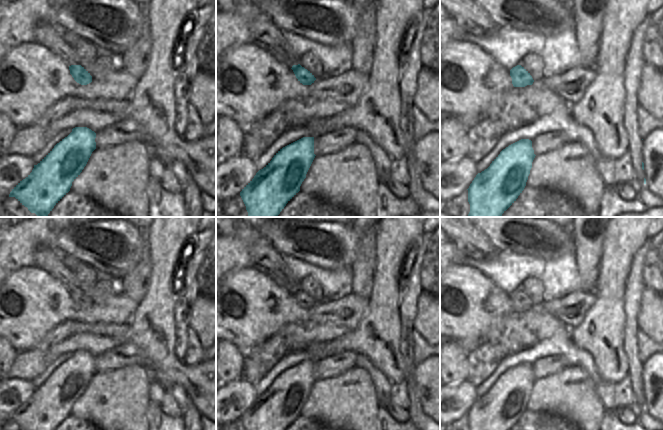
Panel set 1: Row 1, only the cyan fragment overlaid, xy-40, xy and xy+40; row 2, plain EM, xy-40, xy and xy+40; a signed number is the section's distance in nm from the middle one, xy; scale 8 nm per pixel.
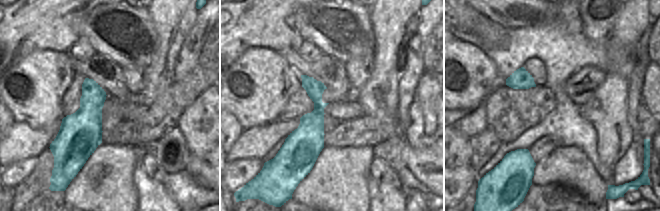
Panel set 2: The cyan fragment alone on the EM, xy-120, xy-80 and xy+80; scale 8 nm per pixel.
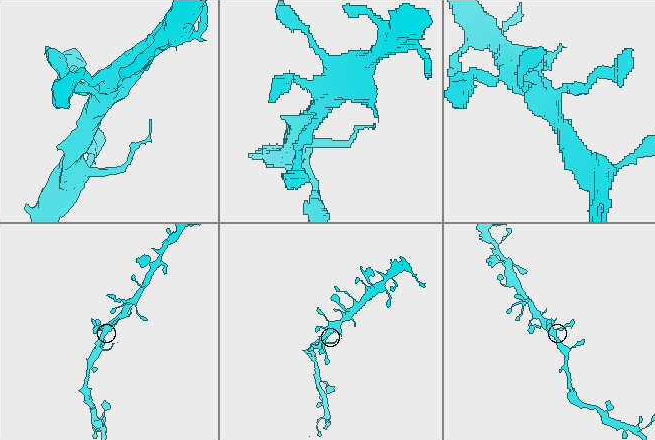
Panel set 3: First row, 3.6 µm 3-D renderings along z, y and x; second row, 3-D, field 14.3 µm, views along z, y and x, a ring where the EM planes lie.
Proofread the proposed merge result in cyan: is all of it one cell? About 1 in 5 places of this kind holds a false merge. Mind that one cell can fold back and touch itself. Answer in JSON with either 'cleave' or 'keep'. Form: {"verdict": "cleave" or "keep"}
{"verdict": "keep"}

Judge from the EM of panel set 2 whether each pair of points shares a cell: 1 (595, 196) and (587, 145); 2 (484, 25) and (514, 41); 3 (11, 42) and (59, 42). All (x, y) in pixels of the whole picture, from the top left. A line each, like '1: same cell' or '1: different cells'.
1: different cells
2: different cells
3: same cell

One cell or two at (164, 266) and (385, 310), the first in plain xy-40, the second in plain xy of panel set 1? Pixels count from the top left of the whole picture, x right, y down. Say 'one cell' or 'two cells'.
one cell

